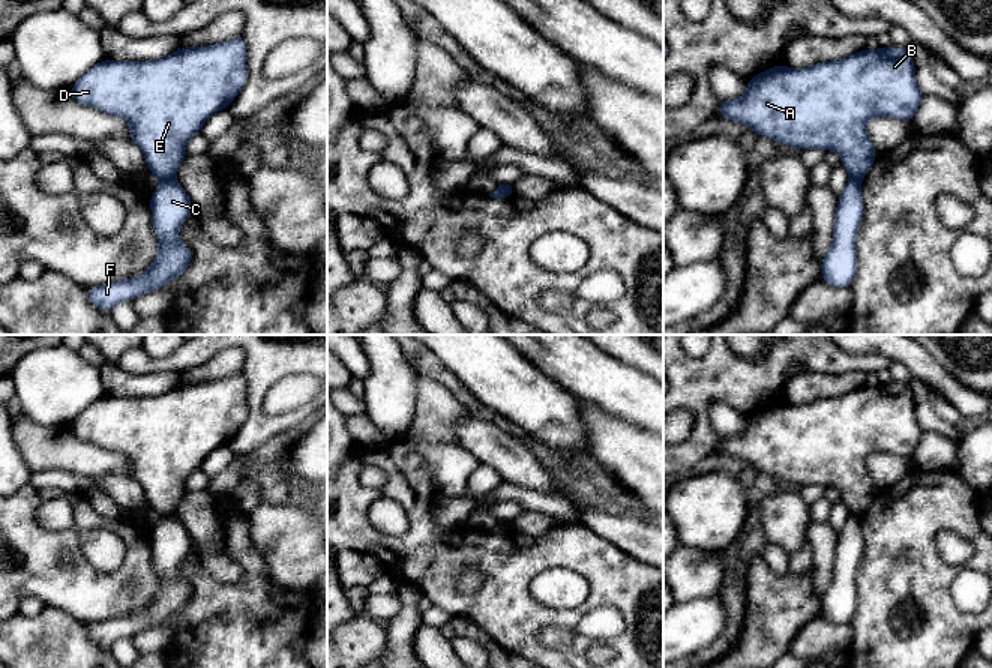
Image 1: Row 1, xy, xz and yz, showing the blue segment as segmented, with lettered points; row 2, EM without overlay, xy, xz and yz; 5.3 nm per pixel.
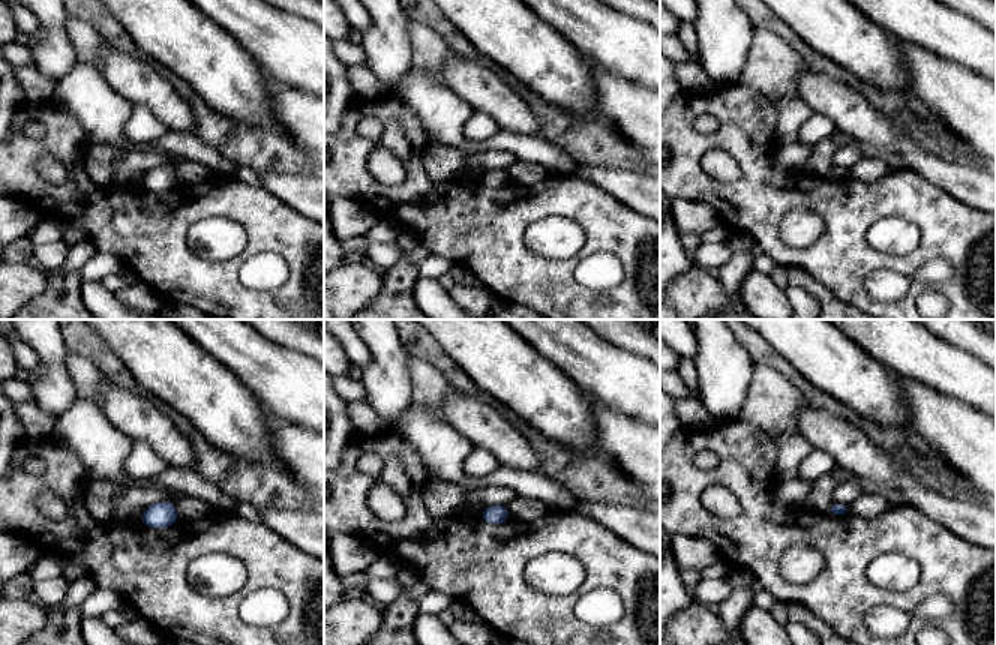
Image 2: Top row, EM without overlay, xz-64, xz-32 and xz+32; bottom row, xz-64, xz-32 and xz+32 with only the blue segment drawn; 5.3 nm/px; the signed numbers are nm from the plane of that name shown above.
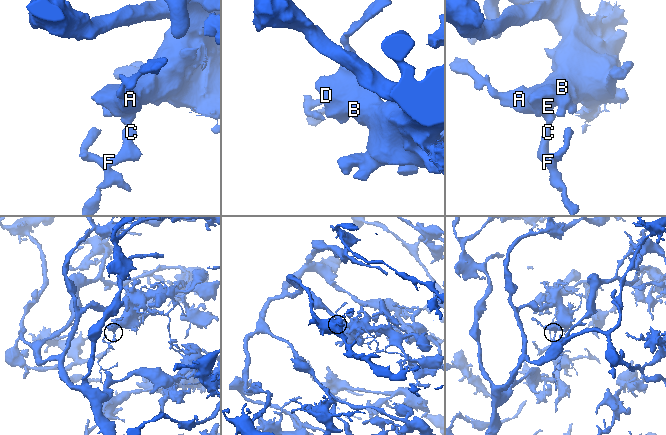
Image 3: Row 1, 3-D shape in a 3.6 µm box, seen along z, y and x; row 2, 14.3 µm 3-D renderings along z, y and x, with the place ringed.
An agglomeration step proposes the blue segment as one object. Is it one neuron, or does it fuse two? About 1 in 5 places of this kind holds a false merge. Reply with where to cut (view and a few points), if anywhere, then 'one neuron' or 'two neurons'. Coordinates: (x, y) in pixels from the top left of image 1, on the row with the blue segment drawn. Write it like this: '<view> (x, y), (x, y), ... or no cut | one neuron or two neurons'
xy (173, 177), (162, 180) | two neurons

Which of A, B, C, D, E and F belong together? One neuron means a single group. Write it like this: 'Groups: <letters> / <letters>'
Groups: A B D E / C F

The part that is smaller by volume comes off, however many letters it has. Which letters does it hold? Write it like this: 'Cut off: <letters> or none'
Cut off: C, F

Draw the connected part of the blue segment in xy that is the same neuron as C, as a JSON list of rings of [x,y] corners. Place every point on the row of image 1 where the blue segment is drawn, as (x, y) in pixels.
[[[176,179],[162,180],[150,195],[150,210],[159,252],[149,269],[135,278],[87,287],[90,302],[104,314],[120,302],[132,302],[141,294],[162,290],[191,264],[192,251],[179,240],[177,231],[192,215],[194,206]]]

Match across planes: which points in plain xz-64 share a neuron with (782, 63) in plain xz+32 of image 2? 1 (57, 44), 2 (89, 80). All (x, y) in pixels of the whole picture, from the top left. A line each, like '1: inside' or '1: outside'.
1: outside
2: outside

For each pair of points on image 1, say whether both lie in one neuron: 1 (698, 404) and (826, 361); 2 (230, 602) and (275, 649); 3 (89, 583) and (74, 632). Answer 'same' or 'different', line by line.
1: same
2: same
3: different

